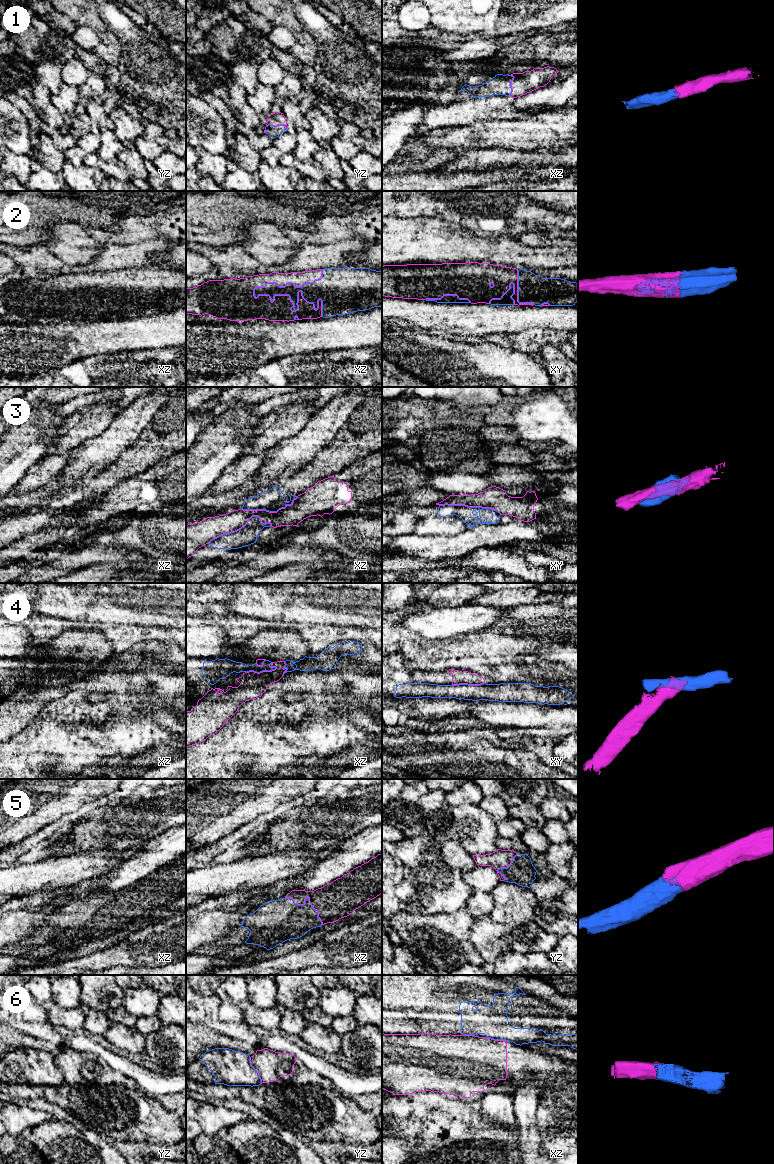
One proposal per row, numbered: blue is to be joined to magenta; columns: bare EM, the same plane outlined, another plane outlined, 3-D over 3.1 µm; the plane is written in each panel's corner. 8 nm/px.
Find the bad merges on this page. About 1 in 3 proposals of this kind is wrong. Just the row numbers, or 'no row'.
3, 4, 6

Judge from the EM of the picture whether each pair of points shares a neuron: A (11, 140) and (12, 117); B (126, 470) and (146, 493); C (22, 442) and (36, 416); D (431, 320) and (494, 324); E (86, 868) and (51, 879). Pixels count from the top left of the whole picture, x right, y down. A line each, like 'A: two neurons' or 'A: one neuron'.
A: one neuron
B: two neurons
C: one neuron
D: one neuron
E: one neuron

